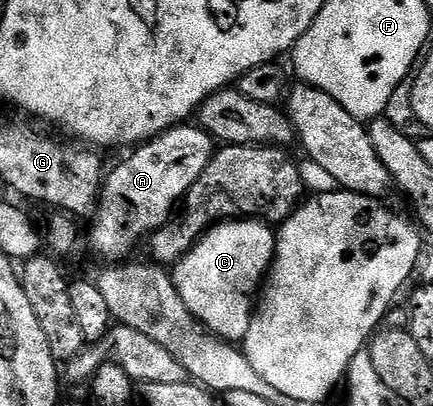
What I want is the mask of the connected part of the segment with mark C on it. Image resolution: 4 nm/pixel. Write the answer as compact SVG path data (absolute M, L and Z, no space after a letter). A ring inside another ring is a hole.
M230 219L213 226L184 259L172 266L171 276L183 303L210 334L230 343L244 342L253 322L255 306L277 251L277 233L260 219Z

